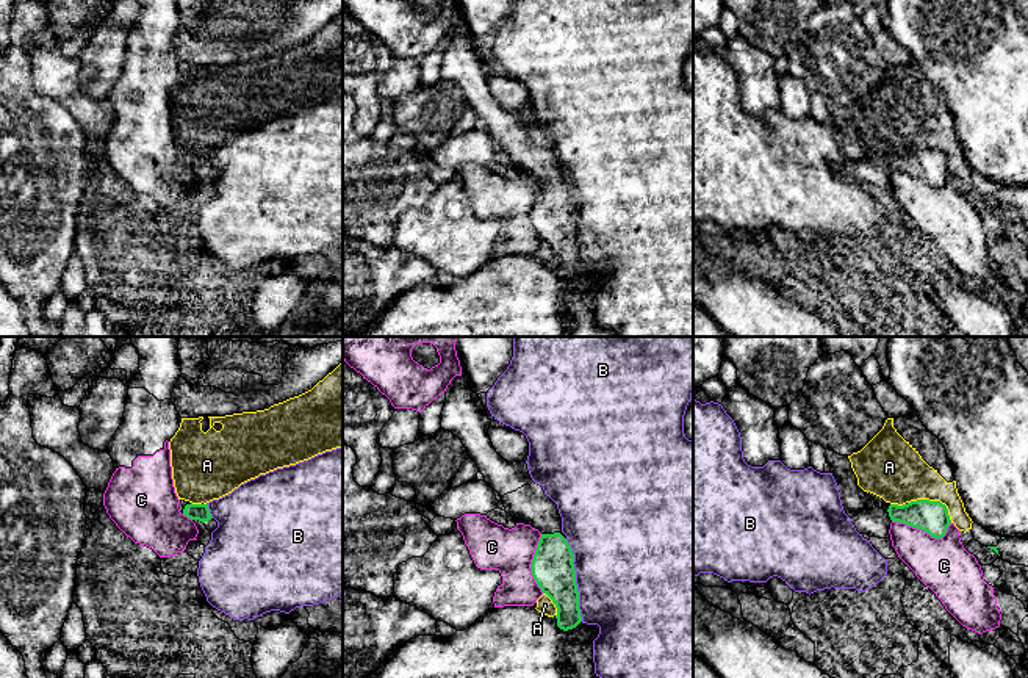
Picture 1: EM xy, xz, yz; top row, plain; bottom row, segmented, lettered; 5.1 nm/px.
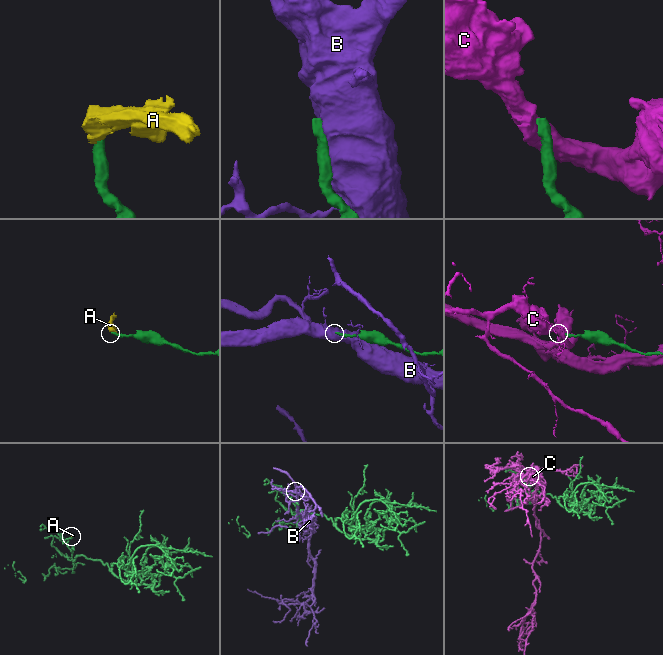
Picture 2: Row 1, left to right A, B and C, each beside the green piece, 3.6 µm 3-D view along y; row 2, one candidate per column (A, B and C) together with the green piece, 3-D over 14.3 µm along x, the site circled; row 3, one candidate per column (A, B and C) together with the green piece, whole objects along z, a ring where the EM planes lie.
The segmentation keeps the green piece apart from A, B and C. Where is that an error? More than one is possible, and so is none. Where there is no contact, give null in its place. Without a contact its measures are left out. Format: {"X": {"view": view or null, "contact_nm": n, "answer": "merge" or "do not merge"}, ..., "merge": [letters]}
{"A": {"view": "yz", "contact_nm": 260, "answer": "do not merge"}, "B": {"view": "xz", "contact_nm": 440, "answer": "do not merge"}, "C": {"view": "yz", "contact_nm": 300, "answer": "do not merge"}, "merge": []}

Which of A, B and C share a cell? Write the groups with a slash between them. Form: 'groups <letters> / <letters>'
groups A / B / C

